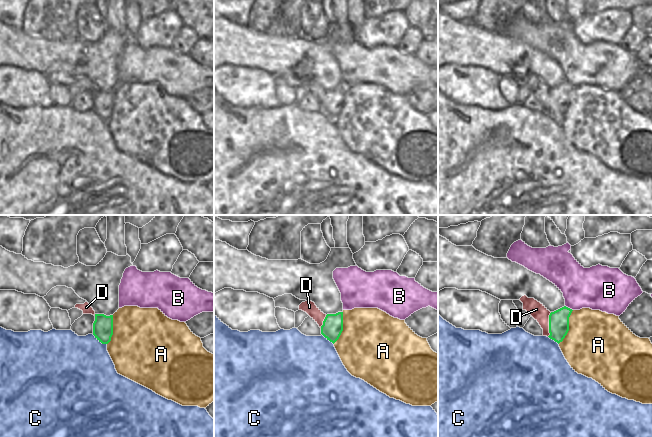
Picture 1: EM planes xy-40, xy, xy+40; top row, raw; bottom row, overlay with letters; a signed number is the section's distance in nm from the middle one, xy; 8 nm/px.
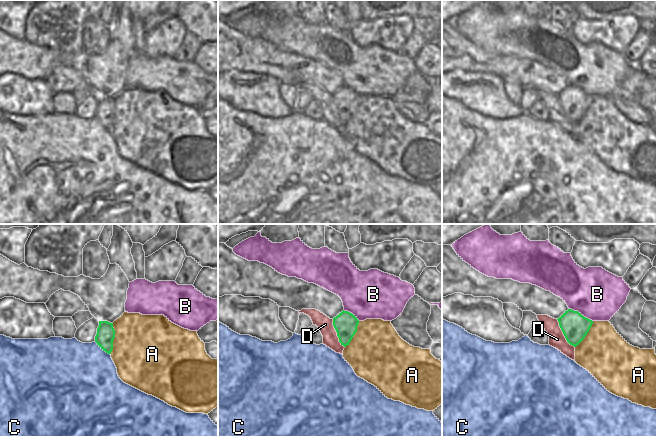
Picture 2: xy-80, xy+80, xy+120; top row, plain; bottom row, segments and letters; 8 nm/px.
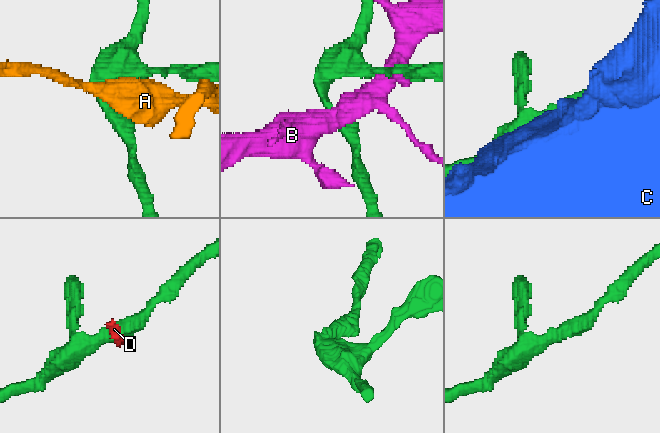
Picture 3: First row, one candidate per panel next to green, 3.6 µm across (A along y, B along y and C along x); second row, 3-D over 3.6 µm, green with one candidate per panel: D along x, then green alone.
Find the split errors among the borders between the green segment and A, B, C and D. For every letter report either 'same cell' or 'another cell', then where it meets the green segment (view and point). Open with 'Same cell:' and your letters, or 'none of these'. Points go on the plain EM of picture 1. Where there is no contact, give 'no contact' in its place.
Same cell: none of these
A: another cell | xy+40 (568, 103)
B: another cell | xy+40 (569, 84)
C: another cell | xy-40 (99, 116)
D: another cell | xy+40 (549, 100)

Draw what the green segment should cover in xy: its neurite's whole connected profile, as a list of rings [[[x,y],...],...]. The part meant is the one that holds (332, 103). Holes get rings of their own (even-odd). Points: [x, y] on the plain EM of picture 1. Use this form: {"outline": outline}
{"outline": [[[343,88],[327,90],[321,102],[321,110],[334,120],[339,115],[342,107]]]}

